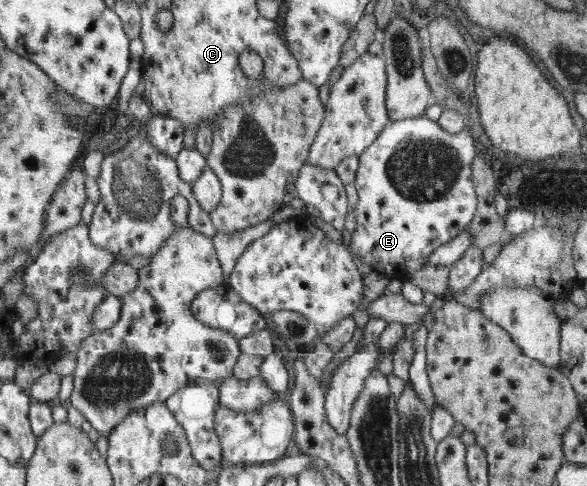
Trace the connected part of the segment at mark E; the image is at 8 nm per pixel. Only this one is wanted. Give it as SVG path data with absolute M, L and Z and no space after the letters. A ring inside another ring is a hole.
M427 115L418 118L408 118L400 121L390 121L382 130L378 139L374 141L369 148L365 149L362 155L359 155L360 167L355 179L355 187L359 195L356 205L357 227L352 233L350 244L351 252L358 256L361 261L373 267L373 271L384 273L391 279L405 280L409 275L418 272L429 261L429 256L442 245L453 241L458 235L461 235L467 229L467 226L476 213L477 197L476 190L473 188L473 181L470 181L470 163L476 159L476 149L474 141L470 137L468 130L462 130L460 133L450 133L449 130L442 129L442 126L432 121Z

